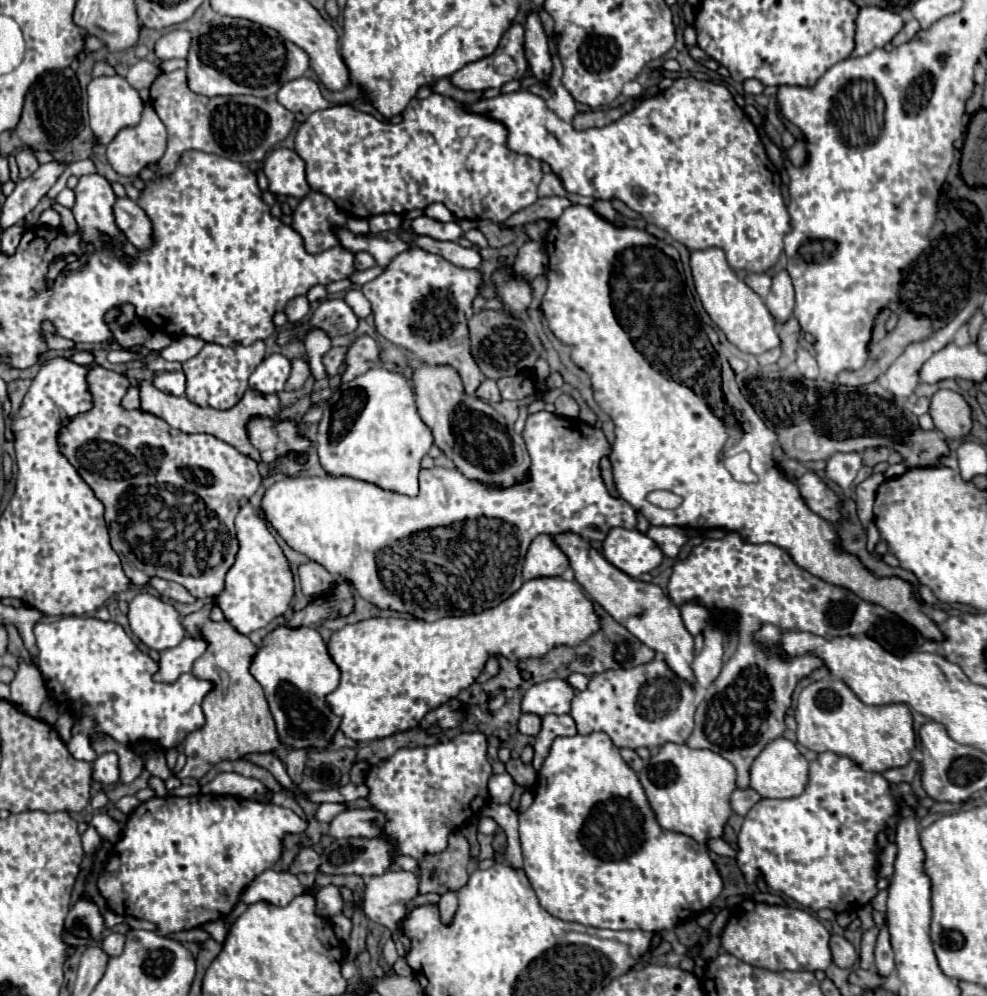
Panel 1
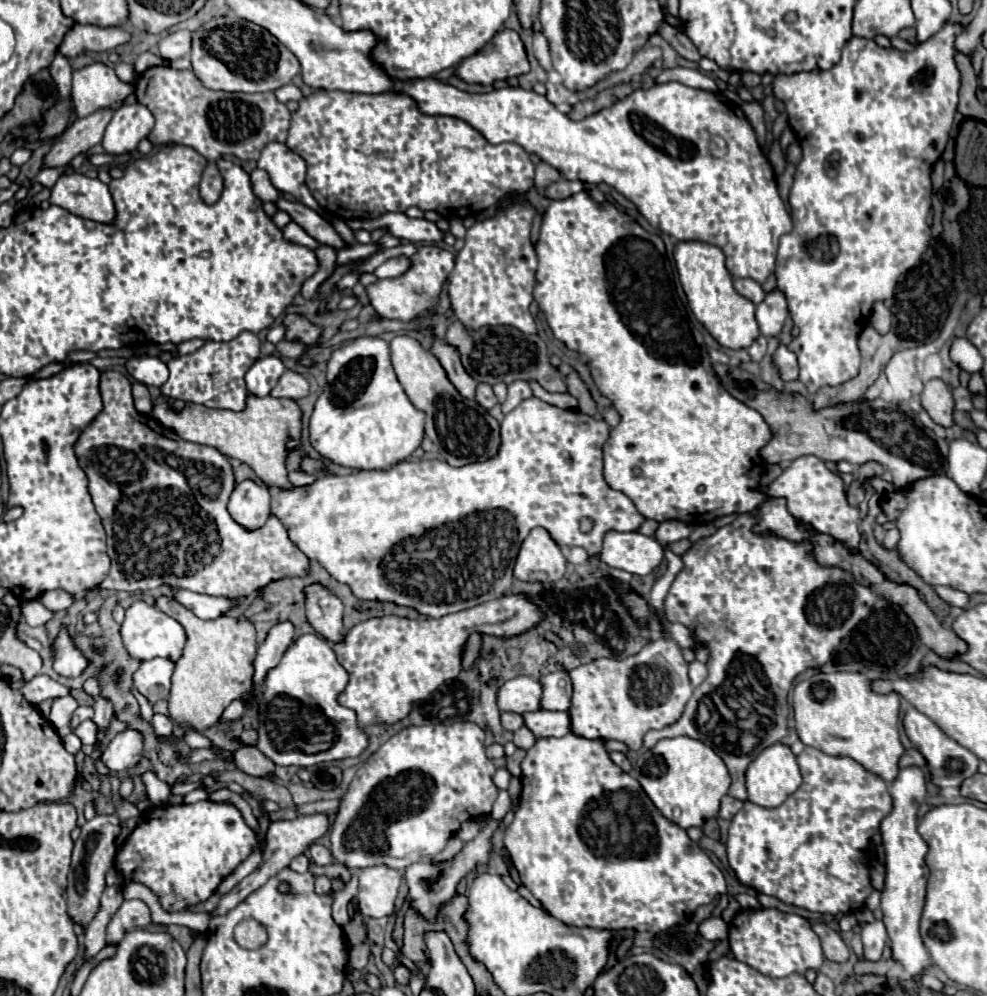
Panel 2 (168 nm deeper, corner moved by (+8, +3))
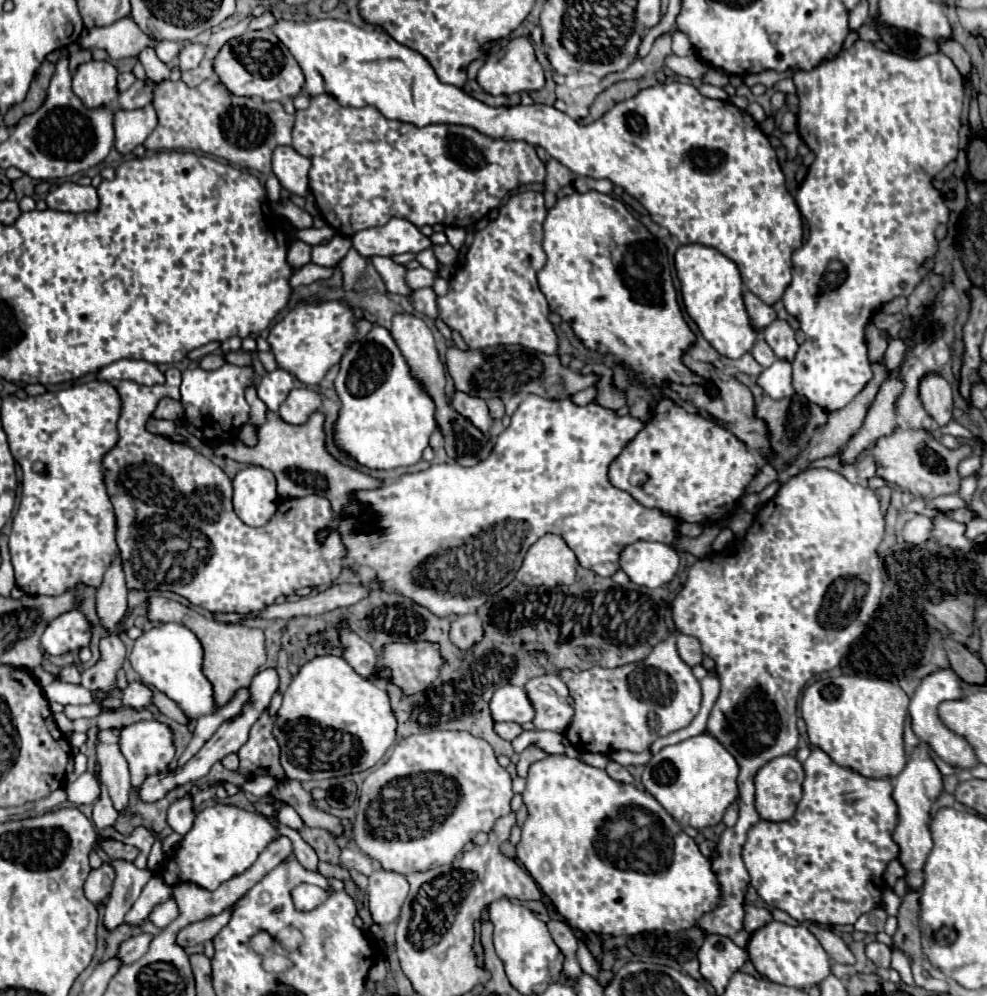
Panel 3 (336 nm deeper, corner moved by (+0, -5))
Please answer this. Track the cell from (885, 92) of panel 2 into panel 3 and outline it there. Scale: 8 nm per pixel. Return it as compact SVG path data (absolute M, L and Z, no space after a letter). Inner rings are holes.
M856 40L836 60L824 62L812 72L796 72L794 76L796 76L794 82L796 82L796 96L798 96L798 134L806 142L806 146L816 154L816 160L808 168L808 174L796 194L796 204L808 222L810 236L808 236L808 242L792 254L792 282L786 288L782 302L786 310L798 318L800 328L806 334L806 342L800 346L796 358L792 360L794 388L800 396L806 396L810 402L822 406L826 412L832 412L832 410L840 410L848 406L850 400L872 378L864 332L866 332L866 326L872 322L876 308L884 306L886 302L898 296L910 296L912 290L928 274L924 268L924 262L928 258L934 258L938 252L938 240L934 238L934 230L939 224L948 222L950 210L944 204L941 192L932 186L932 180L948 162L952 162L958 156L958 130L960 130L960 116L962 116L962 102L964 102L964 78L960 76L952 60L942 52L936 52L924 58L902 58L892 52L882 52L872 42L864 42L864 40Z

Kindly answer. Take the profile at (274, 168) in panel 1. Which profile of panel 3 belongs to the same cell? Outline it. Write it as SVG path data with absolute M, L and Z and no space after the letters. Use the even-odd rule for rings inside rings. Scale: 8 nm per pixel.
M278 146L274 150L272 158L272 172L280 180L282 188L288 192L306 198L308 192L308 170L310 170L310 160L300 156L294 148L290 146Z

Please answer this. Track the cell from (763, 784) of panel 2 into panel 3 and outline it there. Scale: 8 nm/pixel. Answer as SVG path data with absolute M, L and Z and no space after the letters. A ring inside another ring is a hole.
M778 756L758 770L756 784L756 810L762 820L782 822L790 820L798 796L796 790L804 782L802 764L794 756ZM796 772L798 780L788 780L788 774Z

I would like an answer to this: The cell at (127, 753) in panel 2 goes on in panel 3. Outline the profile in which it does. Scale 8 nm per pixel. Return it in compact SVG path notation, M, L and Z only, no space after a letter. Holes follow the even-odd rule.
M144 720L132 726L122 728L120 734L120 752L124 754L128 766L130 766L130 776L132 776L132 786L138 788L148 776L154 776L158 772L164 772L174 758L174 746L172 746L172 732L166 724L156 722L156 720Z

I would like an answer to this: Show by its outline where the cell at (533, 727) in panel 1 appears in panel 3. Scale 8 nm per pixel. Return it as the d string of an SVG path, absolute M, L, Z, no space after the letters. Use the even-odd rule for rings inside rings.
M502 722L502 724L496 724L494 730L496 730L496 734L500 734L504 740L514 740L516 736L522 734L522 726L516 724L516 722Z

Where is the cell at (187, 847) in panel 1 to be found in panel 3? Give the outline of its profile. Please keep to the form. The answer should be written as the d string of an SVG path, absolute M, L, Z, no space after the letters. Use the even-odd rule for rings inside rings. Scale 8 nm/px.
M228 804L208 806L196 816L190 832L160 864L156 874L160 874L168 886L176 886L178 882L180 884L190 882L206 890L216 890L222 882L248 870L258 858L258 854L276 836L278 832L270 826L270 822L262 814L252 814Z

